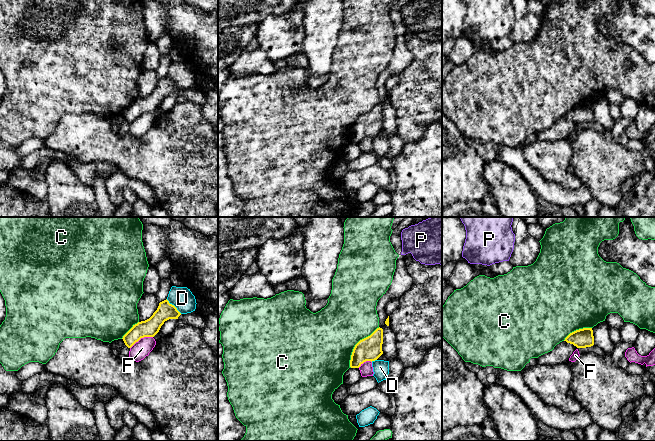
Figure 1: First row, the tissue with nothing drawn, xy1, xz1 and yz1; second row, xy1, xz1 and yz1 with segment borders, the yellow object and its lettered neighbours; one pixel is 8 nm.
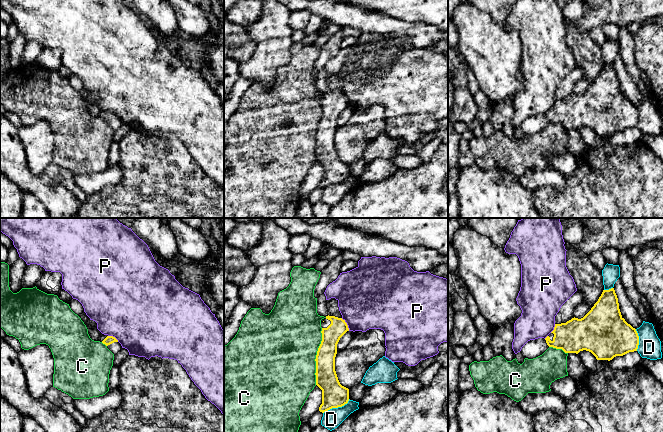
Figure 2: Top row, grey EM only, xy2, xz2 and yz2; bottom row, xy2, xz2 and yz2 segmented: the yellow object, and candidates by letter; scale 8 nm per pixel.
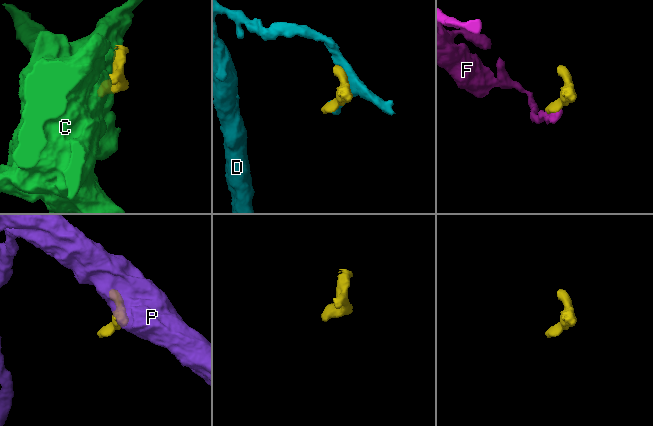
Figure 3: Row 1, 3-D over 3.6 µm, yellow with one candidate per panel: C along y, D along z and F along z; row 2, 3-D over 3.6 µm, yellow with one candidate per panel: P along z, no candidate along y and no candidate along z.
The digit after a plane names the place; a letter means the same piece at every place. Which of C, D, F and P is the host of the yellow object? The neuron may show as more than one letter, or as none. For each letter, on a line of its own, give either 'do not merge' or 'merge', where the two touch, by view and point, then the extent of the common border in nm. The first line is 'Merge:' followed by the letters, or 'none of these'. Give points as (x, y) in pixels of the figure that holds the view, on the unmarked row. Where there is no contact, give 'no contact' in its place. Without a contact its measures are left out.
Merge: none of these
C: do not merge; contact xz2 (316, 132); length 460 nm
D: do not merge; contact xz2 (336, 183); length 240 nm
F: do not merge; contact xy1 (141, 113); length 200 nm
P: do not merge; contact xz2 (346, 100); length 120 nm

